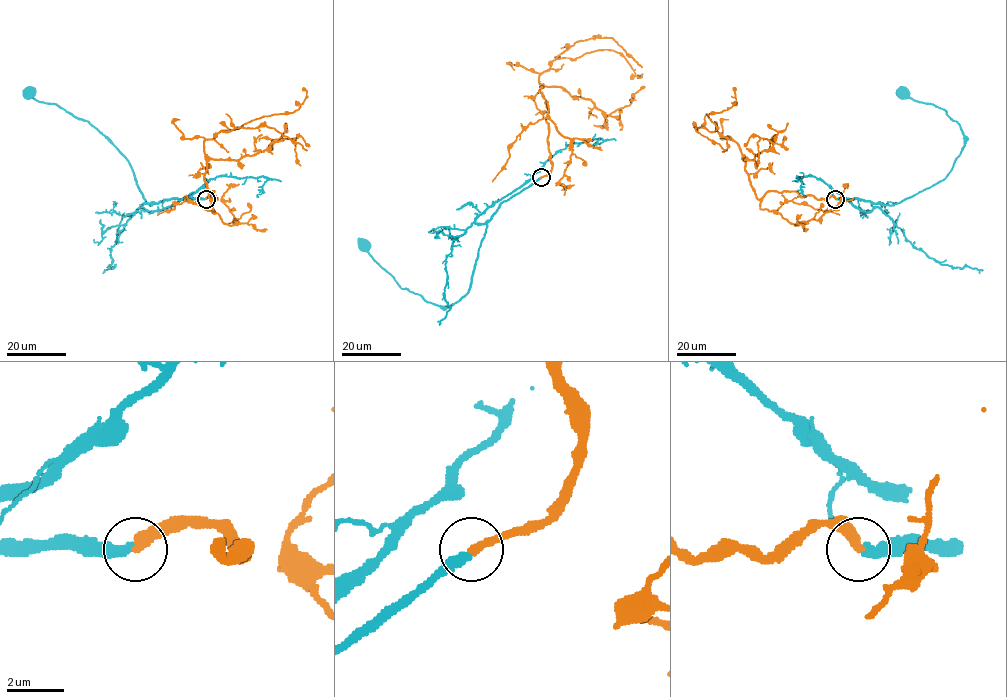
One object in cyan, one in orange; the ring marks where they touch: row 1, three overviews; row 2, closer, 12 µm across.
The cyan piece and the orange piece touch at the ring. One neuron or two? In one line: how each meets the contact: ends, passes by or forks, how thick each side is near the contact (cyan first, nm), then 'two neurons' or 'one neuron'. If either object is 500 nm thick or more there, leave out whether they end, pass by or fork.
cyan ends | orange ends | 280/320 nm | one neuron

